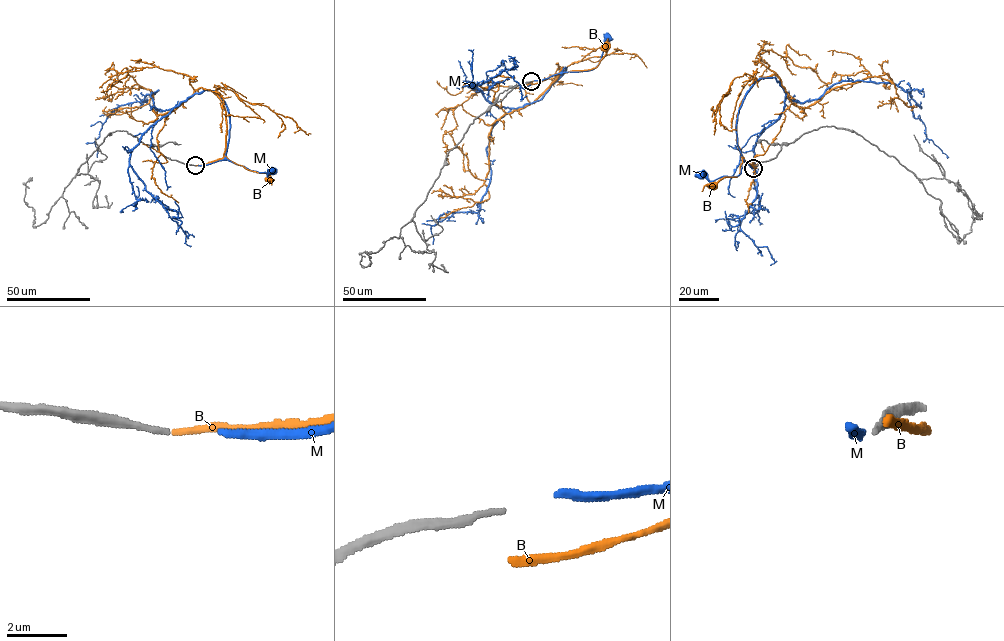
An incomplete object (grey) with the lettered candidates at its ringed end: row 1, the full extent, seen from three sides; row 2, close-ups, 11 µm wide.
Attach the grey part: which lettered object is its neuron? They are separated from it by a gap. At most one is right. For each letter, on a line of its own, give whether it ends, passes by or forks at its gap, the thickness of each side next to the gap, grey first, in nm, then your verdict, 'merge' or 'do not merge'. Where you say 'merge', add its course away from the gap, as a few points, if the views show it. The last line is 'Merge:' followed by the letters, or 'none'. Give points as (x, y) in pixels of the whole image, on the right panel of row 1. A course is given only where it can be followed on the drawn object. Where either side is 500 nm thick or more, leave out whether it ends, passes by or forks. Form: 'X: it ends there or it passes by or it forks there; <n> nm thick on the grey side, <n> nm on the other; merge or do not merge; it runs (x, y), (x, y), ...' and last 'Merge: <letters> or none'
B: it ends there; 180 nm thick on the grey side, 320 nm on the other; do not merge
M: it ends there; 180 nm thick on the grey side, 260 nm on the other; merge; it runs (752, 168), (742, 161), (738, 175), (713, 180), (701, 175)
Merge: M

